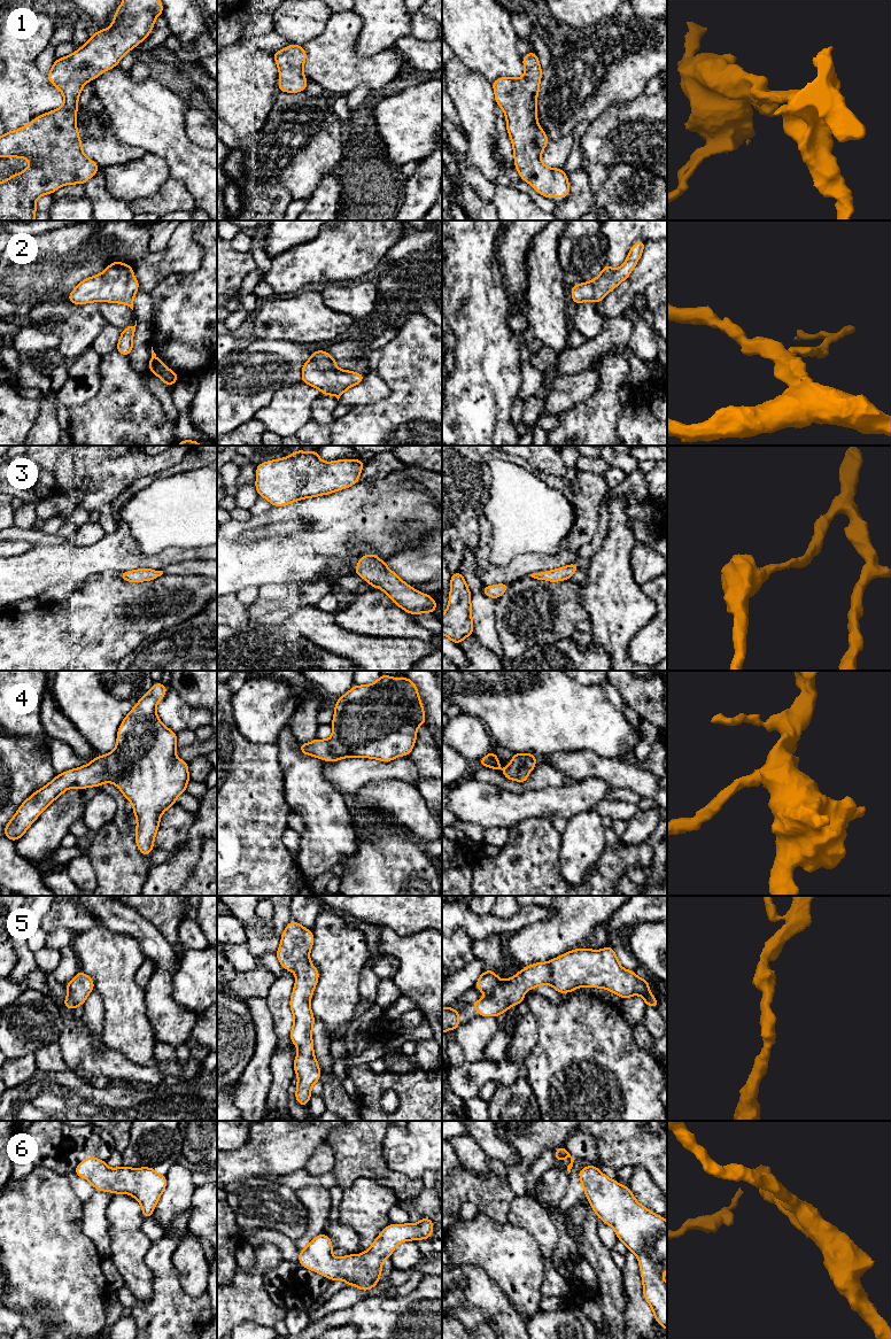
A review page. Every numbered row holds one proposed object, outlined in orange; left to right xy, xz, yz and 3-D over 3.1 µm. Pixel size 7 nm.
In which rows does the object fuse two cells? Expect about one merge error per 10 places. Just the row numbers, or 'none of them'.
none of them

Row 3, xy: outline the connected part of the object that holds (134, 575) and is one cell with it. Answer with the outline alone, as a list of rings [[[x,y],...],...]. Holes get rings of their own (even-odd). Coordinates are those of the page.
[[[140,568],[127,572],[121,572],[119,576],[124,581],[129,582],[142,582],[155,580],[163,574],[163,571],[150,570],[150,568]]]

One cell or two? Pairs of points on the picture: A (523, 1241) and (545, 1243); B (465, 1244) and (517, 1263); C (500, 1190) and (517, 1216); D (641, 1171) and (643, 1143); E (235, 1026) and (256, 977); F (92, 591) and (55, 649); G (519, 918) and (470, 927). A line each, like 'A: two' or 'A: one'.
A: two
B: one
C: two
D: two
E: one
F: one
G: one

